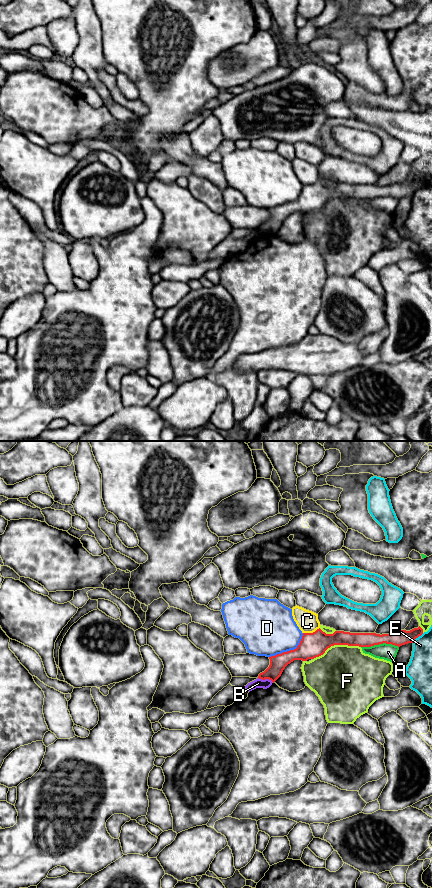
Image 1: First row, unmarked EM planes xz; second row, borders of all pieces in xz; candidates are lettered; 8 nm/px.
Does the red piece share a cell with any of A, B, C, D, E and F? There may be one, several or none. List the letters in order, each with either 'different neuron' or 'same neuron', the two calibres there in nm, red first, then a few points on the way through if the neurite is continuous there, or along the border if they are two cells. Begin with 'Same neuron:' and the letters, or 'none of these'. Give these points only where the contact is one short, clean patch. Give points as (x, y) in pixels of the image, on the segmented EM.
Same neuron: none of these
A: different neuron | 130/130 nm
B: different neuron | 130/80 nm | along xz (258, 677), (270, 679), (273, 682)
C: different neuron | 200/170 nm
D: different neuron | 200/440 nm
E: different neuron | 130/190 nm
F: different neuron | 200/460 nm

